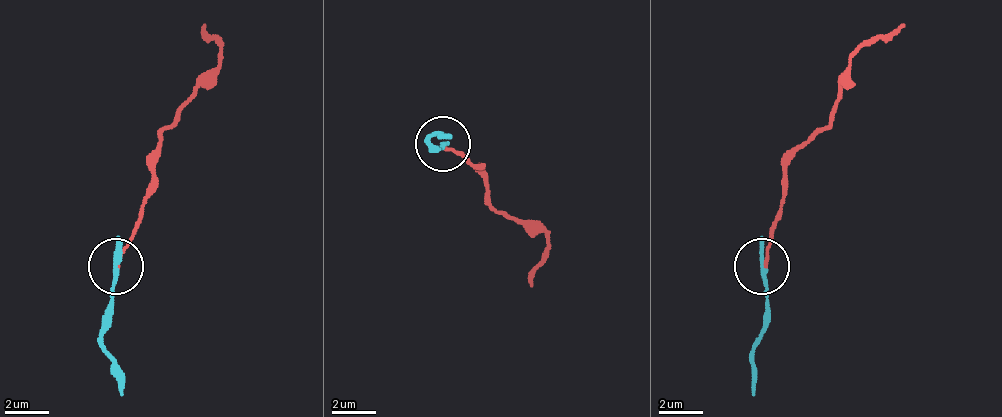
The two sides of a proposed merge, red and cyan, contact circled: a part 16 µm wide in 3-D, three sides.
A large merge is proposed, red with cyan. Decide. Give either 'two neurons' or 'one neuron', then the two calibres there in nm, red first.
two neurons | 200/180 nm

